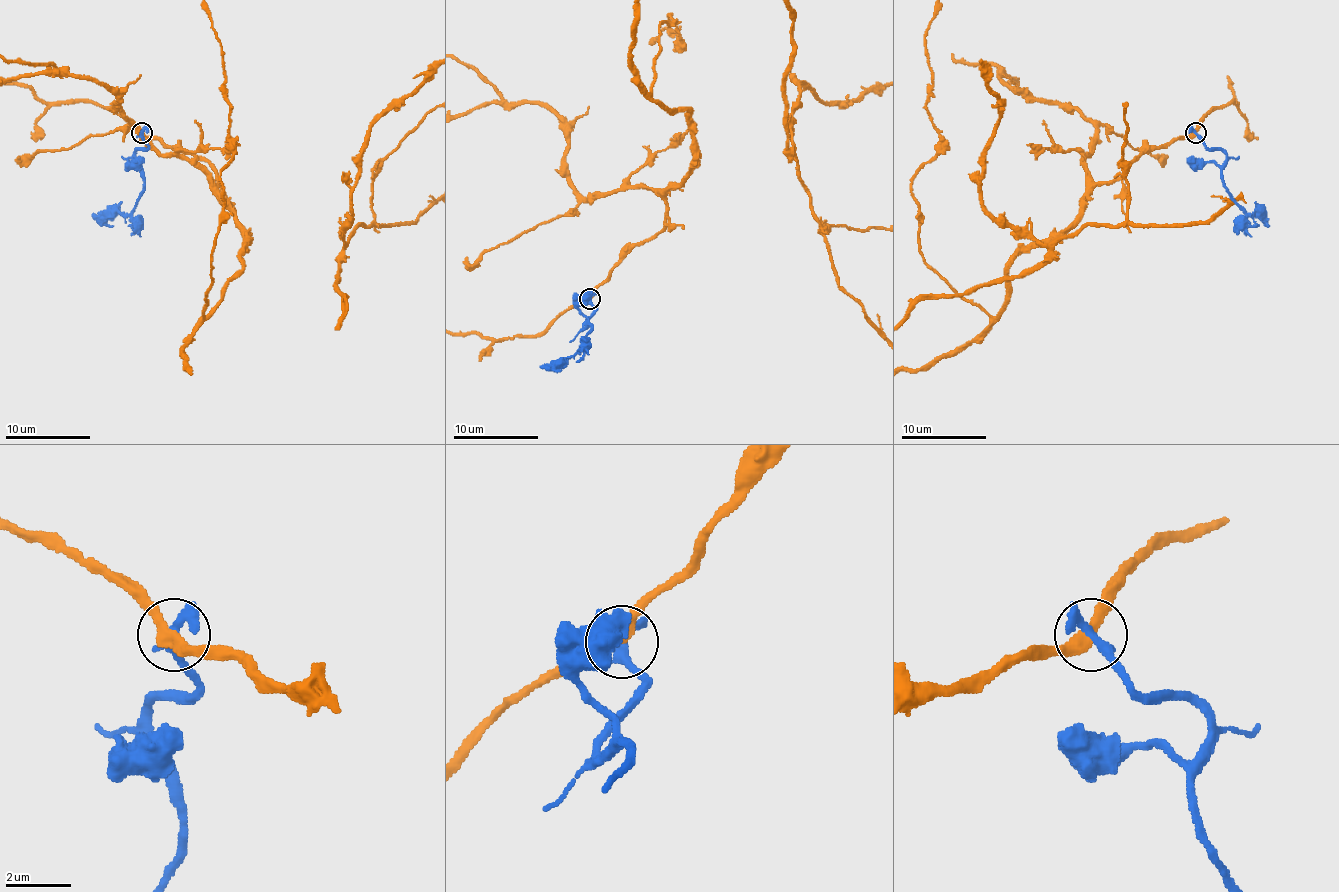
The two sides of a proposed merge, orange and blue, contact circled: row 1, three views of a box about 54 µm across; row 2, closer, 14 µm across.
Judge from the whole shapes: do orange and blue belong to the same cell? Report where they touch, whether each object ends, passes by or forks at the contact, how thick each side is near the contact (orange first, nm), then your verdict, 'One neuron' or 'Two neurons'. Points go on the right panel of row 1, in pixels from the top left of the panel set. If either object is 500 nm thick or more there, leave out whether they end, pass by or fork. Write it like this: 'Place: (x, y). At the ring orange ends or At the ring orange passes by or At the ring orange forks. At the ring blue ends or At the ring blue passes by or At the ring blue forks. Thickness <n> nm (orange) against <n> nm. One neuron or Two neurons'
Place: (1195, 133). At the ring orange passes by. At the ring blue forks. Thickness 360 nm (orange) against 240 nm. Two neurons

